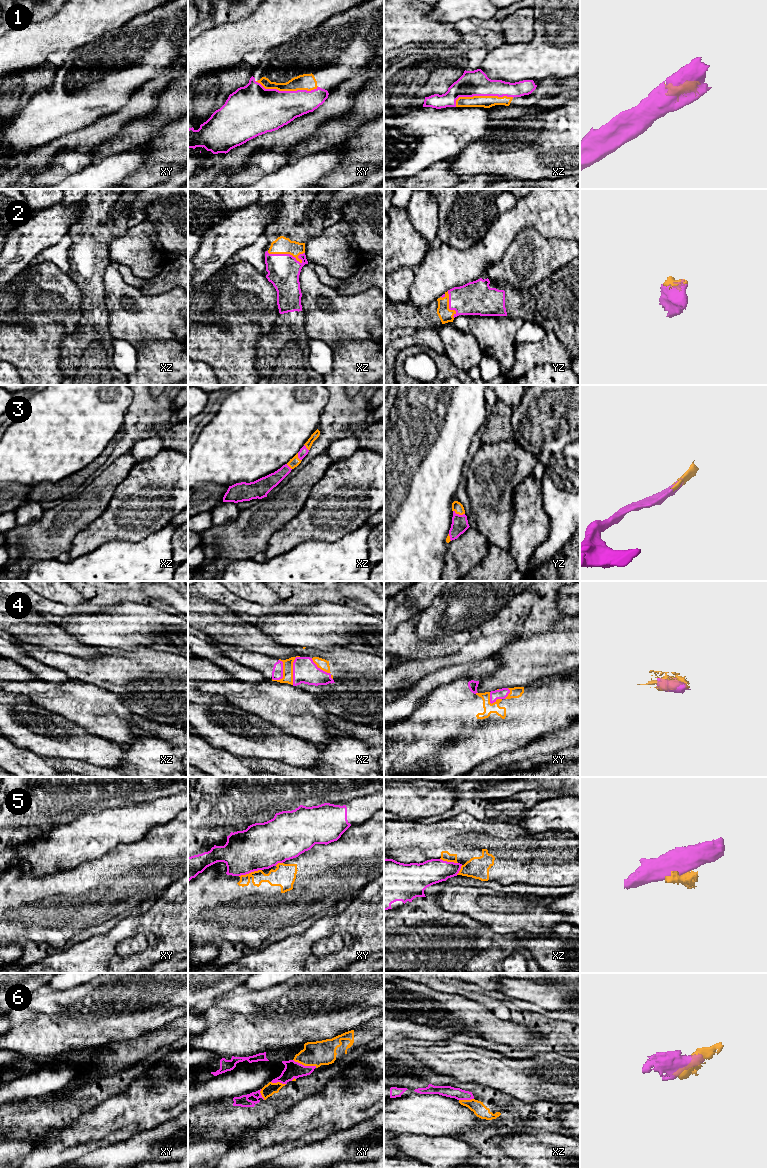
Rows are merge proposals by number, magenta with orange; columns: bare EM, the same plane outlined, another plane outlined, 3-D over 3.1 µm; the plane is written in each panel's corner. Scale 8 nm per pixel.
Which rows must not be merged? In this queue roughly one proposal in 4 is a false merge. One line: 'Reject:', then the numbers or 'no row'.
Reject: 5

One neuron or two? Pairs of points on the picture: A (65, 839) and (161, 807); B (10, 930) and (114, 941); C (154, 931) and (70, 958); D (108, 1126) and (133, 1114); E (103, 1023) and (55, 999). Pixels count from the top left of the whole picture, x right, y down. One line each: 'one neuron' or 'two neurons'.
A: one neuron
B: two neurons
C: one neuron
D: one neuron
E: one neuron

